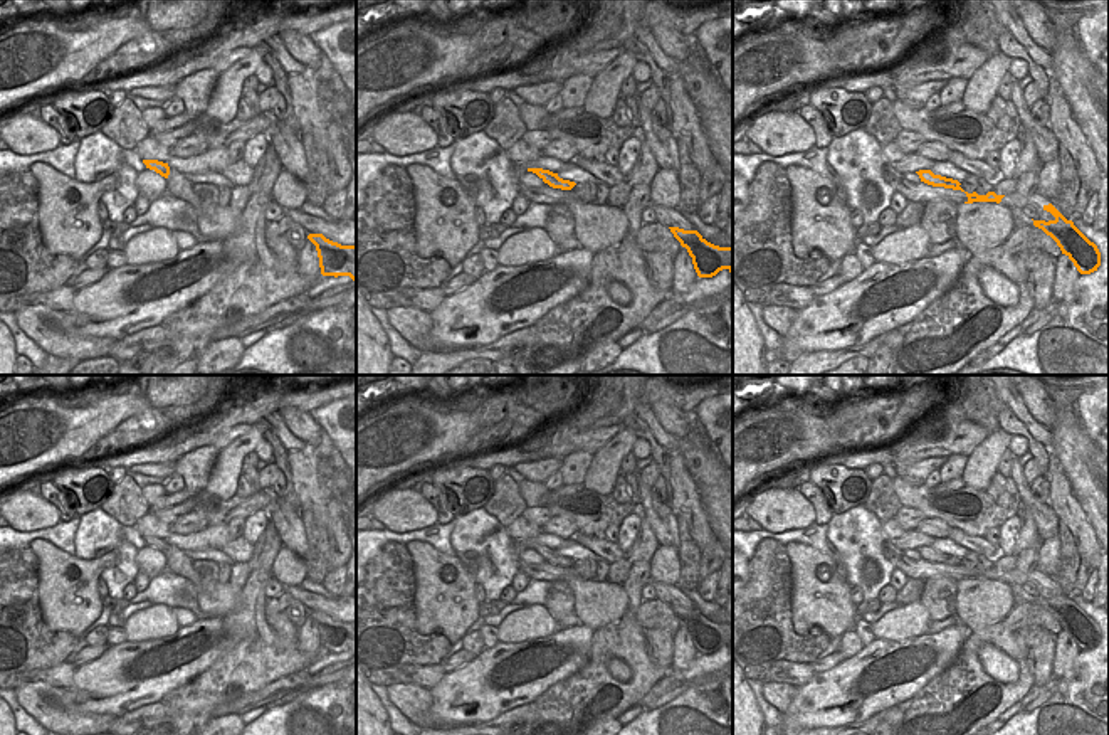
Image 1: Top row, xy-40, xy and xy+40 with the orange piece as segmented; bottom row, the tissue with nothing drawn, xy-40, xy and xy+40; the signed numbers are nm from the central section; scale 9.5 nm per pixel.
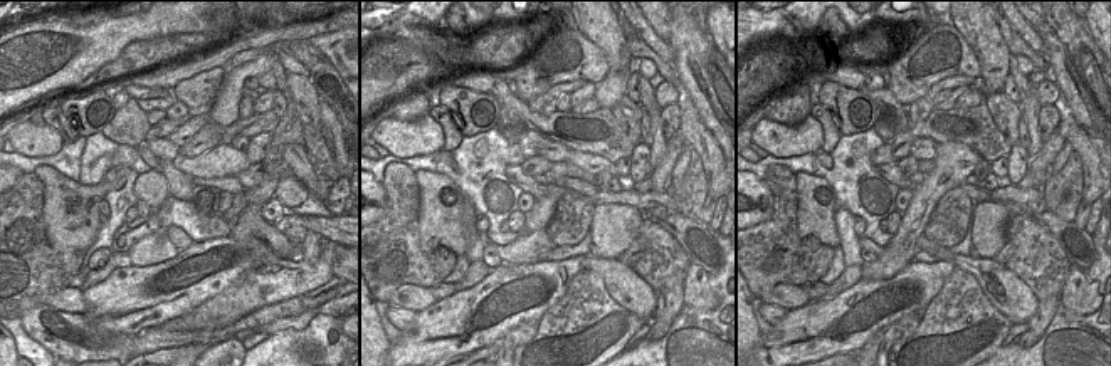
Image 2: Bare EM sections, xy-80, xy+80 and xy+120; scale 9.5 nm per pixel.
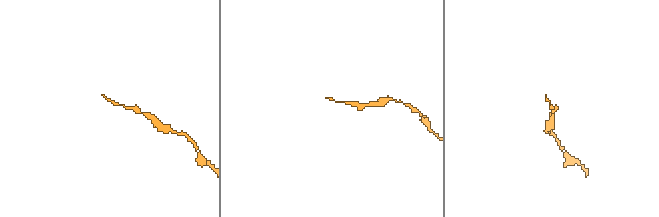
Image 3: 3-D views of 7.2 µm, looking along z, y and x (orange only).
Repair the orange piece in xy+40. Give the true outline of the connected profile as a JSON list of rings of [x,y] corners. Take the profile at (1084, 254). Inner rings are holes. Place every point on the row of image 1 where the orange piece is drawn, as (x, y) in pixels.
[[[1052,204],[1043,205],[1054,220],[1033,220],[1033,225],[1050,235],[1080,274],[1091,274],[1101,266],[1101,252],[1072,220],[1067,220]]]

